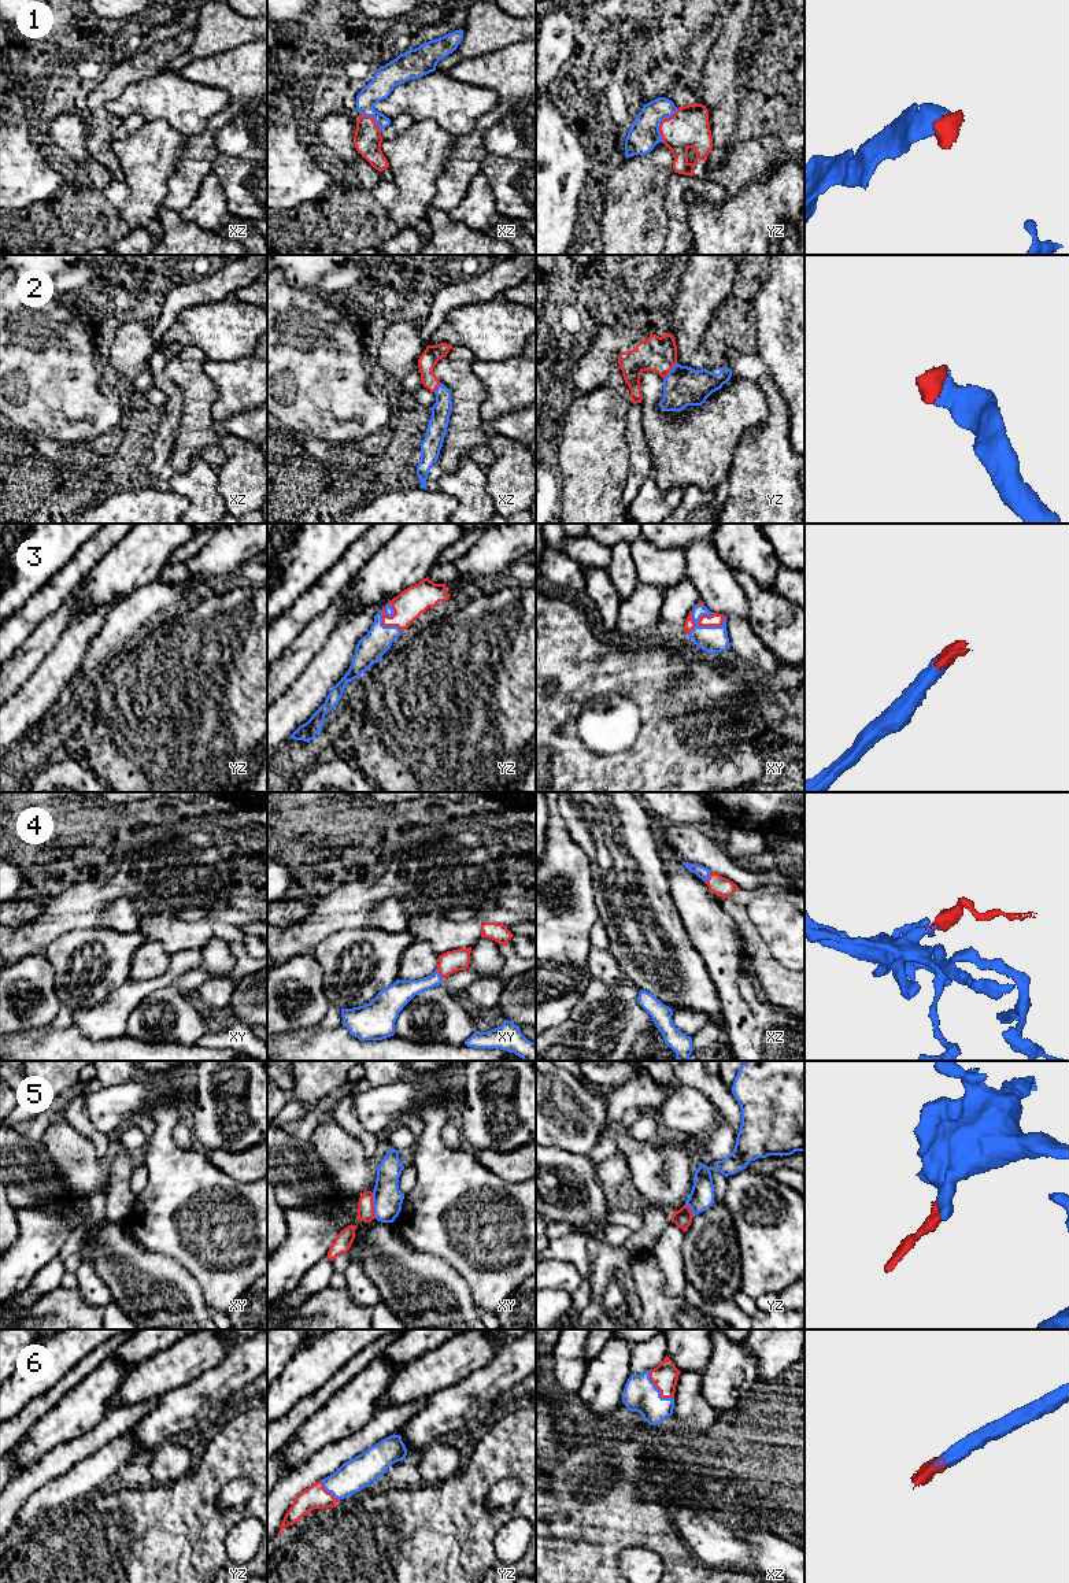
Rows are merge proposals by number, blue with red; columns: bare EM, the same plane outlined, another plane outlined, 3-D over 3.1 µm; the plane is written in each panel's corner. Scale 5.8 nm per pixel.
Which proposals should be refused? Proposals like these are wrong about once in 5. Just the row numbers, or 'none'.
5

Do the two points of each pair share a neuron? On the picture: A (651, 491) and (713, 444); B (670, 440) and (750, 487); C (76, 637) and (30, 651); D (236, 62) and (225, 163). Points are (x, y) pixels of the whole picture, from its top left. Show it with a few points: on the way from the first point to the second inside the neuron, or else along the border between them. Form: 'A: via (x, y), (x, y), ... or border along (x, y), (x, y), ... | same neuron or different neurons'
A: border along (654, 469), (654, 477), (662, 489), (683, 489) | different neurons
B: border along (740, 443), (728, 473) | different neurons
C: border along (78, 620), (63, 632), (37, 668) | different neurons
D: border along (221, 155), (215, 159), (211, 170) | different neurons

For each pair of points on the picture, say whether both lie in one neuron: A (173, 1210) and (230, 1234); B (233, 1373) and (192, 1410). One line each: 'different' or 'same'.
A: same
B: same

